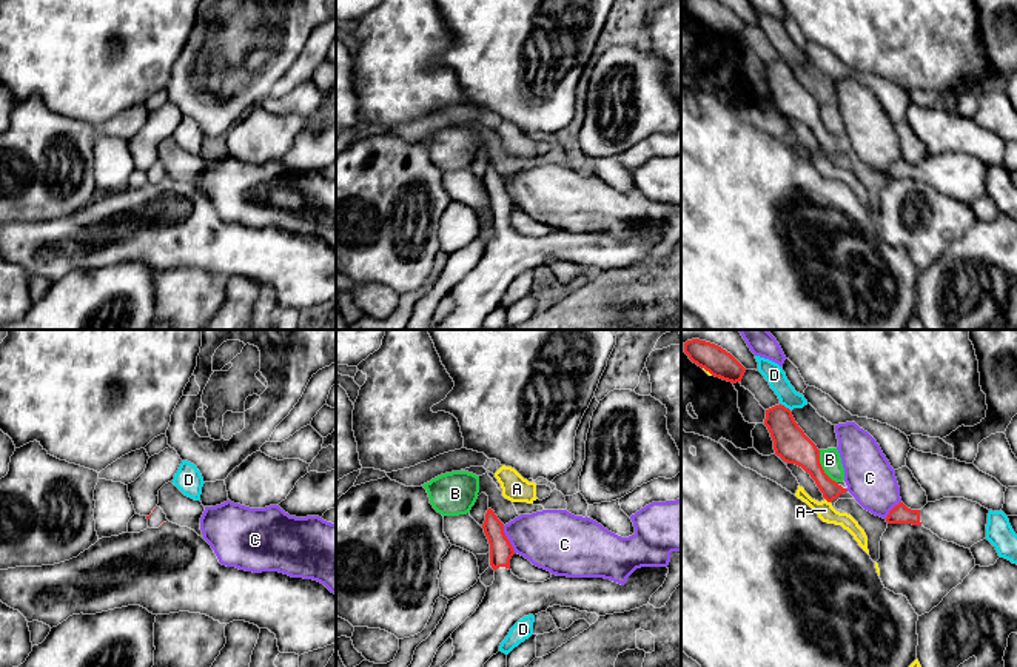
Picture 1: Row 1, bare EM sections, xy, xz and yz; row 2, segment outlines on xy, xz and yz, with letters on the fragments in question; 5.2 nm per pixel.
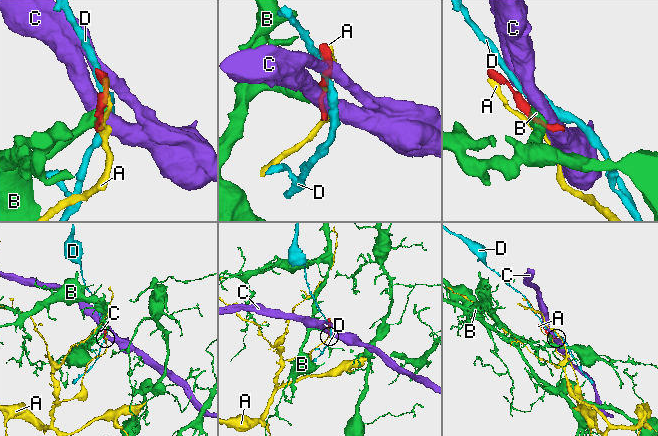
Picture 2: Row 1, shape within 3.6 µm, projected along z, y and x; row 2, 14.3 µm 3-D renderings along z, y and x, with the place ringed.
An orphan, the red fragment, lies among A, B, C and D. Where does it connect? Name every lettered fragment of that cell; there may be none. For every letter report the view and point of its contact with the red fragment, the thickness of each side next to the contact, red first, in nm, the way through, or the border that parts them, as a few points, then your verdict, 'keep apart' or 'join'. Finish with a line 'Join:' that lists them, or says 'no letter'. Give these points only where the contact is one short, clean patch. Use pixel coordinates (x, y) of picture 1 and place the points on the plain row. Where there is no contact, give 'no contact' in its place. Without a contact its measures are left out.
A: meets red in yz at (828, 156); 120 nm thick on the red side, 90 nm on the other; keep apart
B: meets red in yz at (822, 122); 180 nm thick on the red side, 110 nm on the other; border along yz (818, 105), (822, 124), (837, 137); keep apart
C: meets red in xz at (507, 194); 120 nm thick on the red side, 320 nm on the other; border along xz (503, 180), (503, 187), (515, 207); keep apart
D: meets red in yz at (783, 60); 180 nm thick on the red side, 100 nm on the other; border along yz (780, 57), (789, 65); keep apart
Join: no letter

